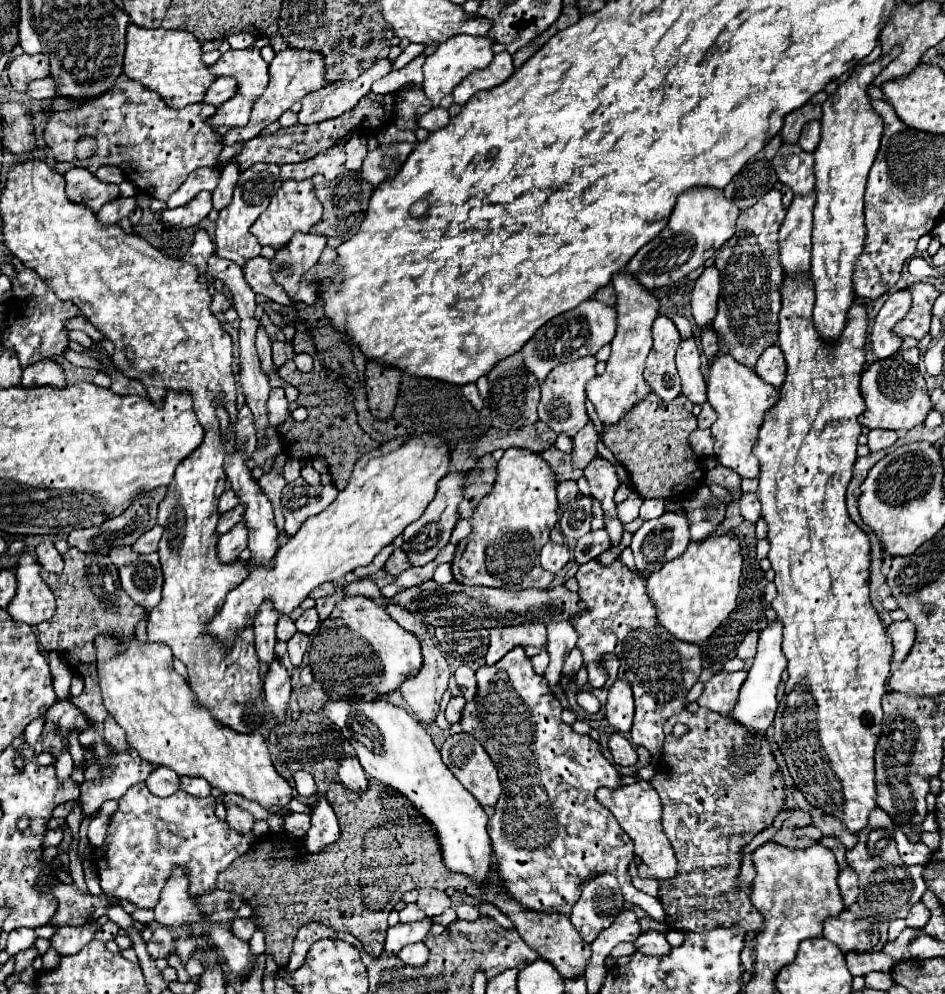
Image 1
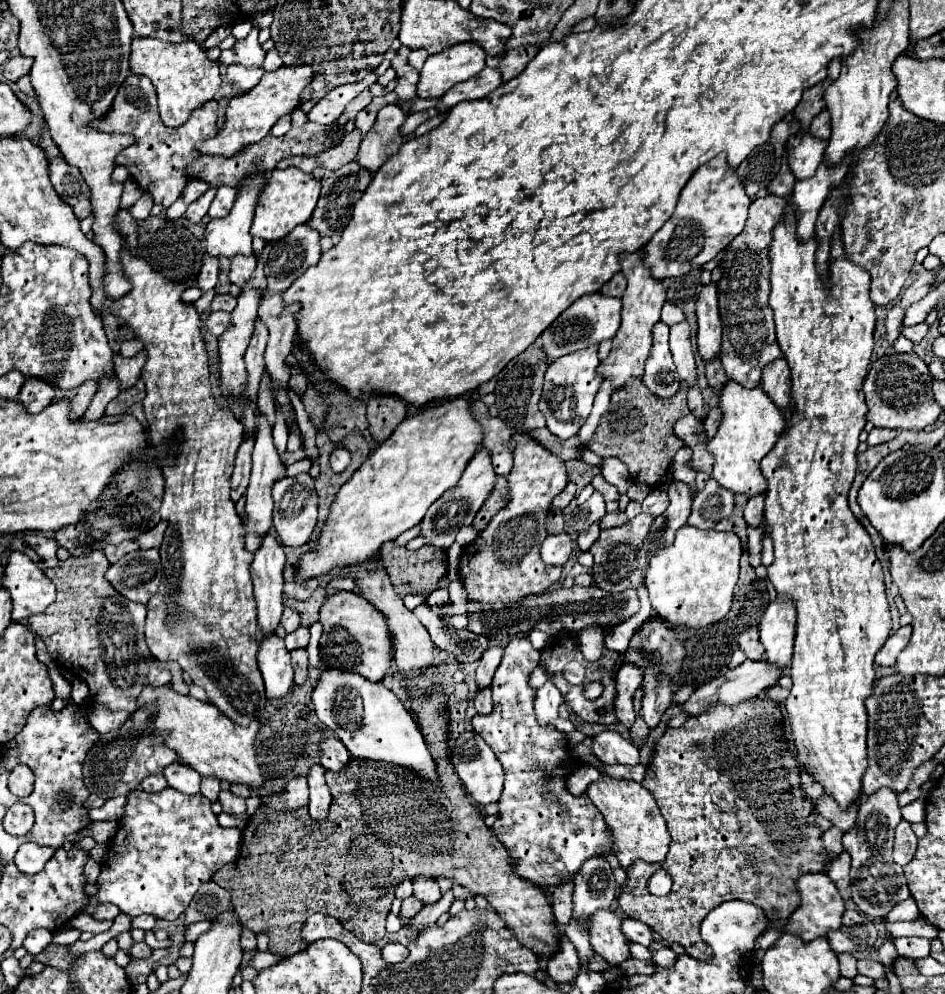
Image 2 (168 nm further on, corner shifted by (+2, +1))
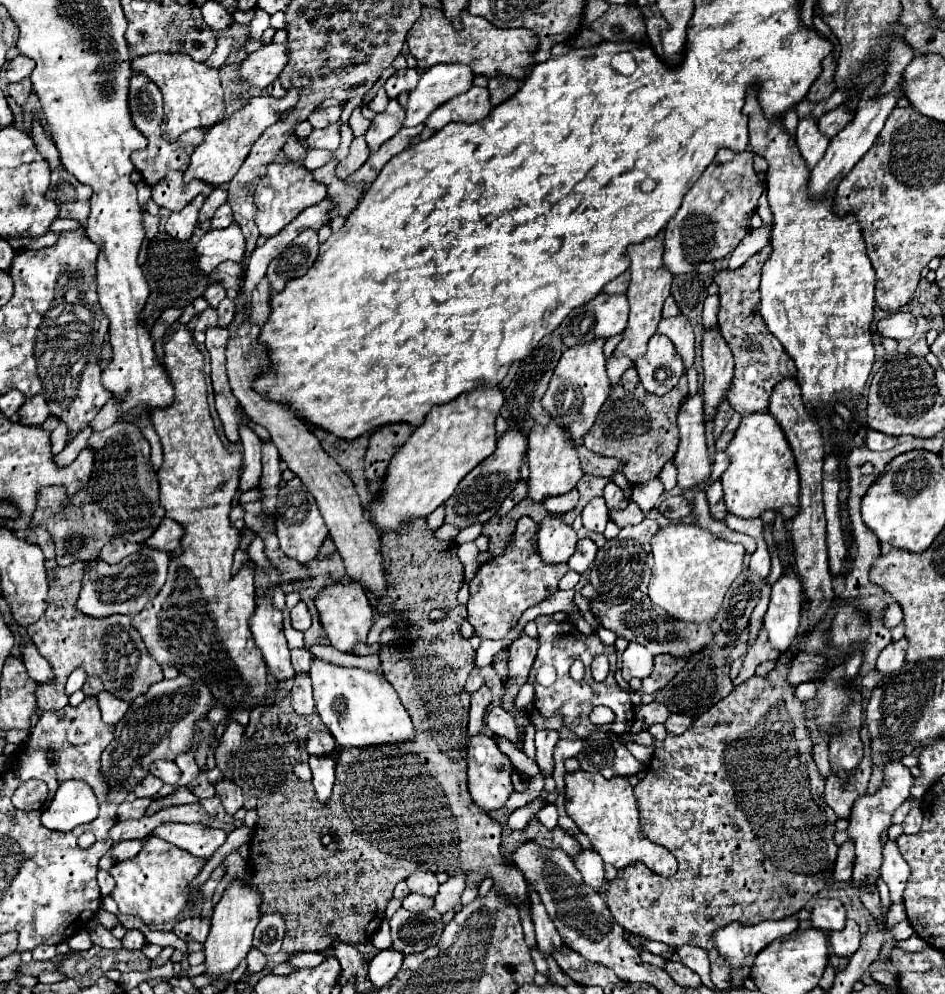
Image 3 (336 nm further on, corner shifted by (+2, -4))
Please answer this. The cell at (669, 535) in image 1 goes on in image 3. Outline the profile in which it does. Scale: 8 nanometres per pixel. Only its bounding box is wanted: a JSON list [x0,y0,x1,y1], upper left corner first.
[675,395,713,491]

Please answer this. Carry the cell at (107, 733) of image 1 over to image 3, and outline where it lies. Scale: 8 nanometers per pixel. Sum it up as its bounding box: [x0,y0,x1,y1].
[97,691,129,725]

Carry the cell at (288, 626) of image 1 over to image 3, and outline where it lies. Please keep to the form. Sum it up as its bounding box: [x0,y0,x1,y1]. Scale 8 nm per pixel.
[291,601,311,631]

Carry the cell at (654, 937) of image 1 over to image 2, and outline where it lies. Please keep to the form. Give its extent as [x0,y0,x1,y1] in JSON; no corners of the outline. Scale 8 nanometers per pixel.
[649,942,677,968]

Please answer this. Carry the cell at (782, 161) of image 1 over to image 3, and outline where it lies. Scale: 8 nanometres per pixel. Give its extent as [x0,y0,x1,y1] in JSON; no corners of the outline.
[797,119,829,169]

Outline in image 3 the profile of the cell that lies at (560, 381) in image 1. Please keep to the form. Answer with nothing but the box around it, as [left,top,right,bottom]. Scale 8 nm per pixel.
[543,339,609,439]

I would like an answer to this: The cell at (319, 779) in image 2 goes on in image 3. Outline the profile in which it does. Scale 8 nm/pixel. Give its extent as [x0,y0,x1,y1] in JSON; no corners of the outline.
[309,757,335,803]

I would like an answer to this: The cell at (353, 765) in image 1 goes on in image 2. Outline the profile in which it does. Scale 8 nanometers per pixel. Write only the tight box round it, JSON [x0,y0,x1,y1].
[319,736,351,772]

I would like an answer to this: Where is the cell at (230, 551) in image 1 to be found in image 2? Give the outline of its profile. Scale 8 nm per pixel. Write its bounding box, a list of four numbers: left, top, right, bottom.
[243,416,285,552]

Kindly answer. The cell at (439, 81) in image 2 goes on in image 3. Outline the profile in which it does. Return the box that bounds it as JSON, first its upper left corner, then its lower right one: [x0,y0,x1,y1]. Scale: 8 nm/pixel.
[405,63,473,127]

